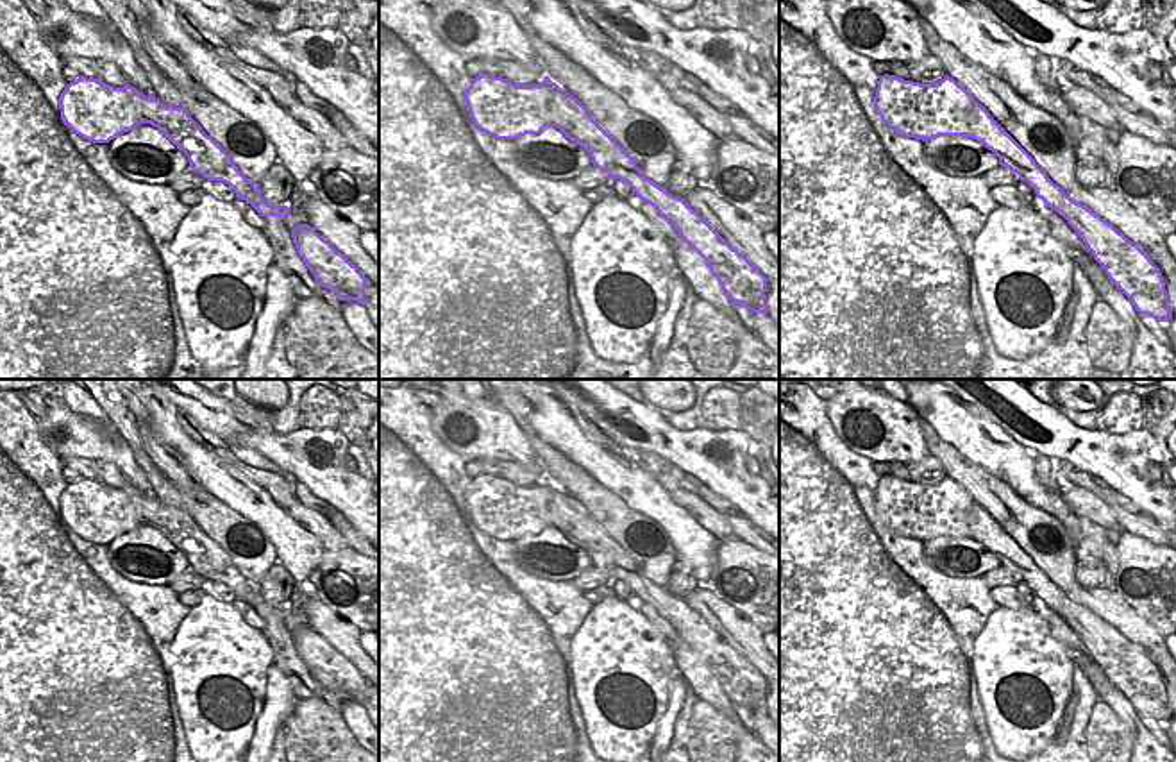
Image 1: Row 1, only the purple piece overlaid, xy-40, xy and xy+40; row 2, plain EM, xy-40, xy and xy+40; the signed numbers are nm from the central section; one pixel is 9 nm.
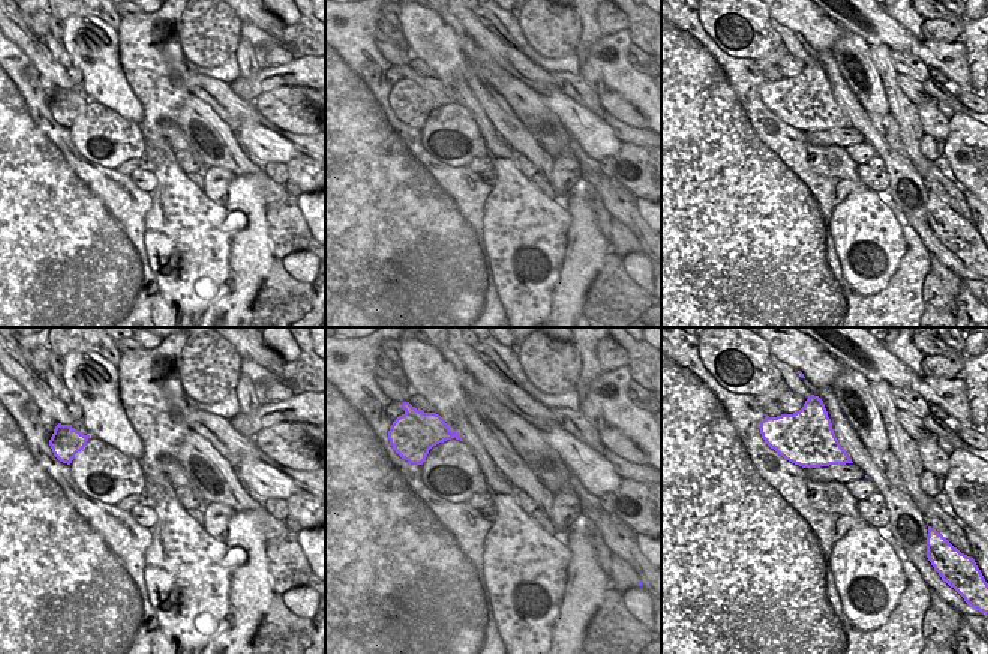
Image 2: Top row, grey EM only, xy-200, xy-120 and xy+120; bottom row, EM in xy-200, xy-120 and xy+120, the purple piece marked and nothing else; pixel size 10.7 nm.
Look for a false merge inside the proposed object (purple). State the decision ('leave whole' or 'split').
split

